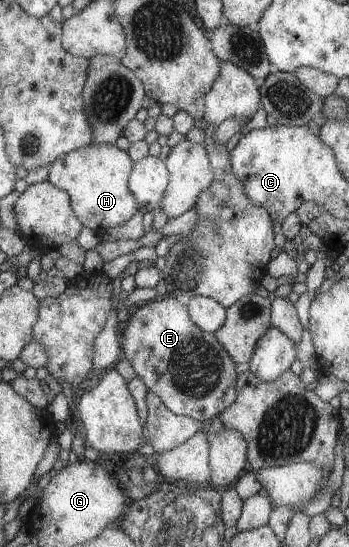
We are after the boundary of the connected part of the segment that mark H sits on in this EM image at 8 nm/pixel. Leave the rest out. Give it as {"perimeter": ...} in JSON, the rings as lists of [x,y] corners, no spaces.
{"perimeter":[[[90,145],[72,151],[53,162],[47,182],[66,191],[77,215],[87,228],[98,233],[98,229],[108,229],[123,225],[136,213],[136,199],[129,188],[132,159],[117,145]]]}

